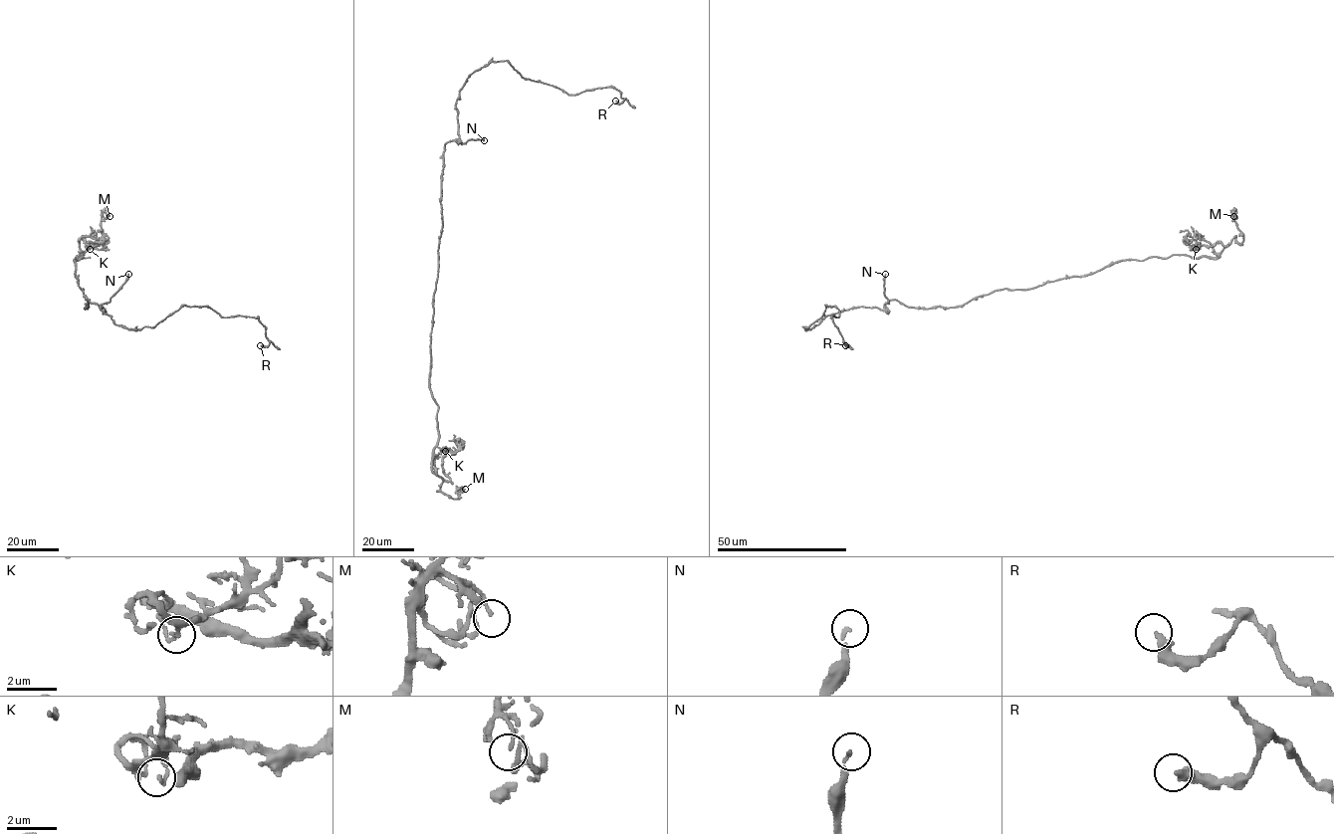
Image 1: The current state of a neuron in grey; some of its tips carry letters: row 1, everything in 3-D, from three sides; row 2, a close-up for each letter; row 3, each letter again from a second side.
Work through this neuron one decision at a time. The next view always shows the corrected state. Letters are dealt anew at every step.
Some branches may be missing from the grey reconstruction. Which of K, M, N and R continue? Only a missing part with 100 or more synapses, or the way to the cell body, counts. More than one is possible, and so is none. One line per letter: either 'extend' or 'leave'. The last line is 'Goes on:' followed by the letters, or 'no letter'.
K: leave
M: leave
N: extend
R: leave
Goes on: N

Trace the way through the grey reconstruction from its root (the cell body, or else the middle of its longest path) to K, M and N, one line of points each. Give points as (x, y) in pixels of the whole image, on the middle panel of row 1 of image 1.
K: (441, 213), (429, 375), (438, 407), (434, 473), (434, 459), (452, 452), (445, 451)
M: (441, 213), (432, 471), (442, 480), (437, 491), (458, 499), (465, 489)
N: (441, 213), (444, 145), (456, 139), (462, 142), (470, 139), (484, 140)

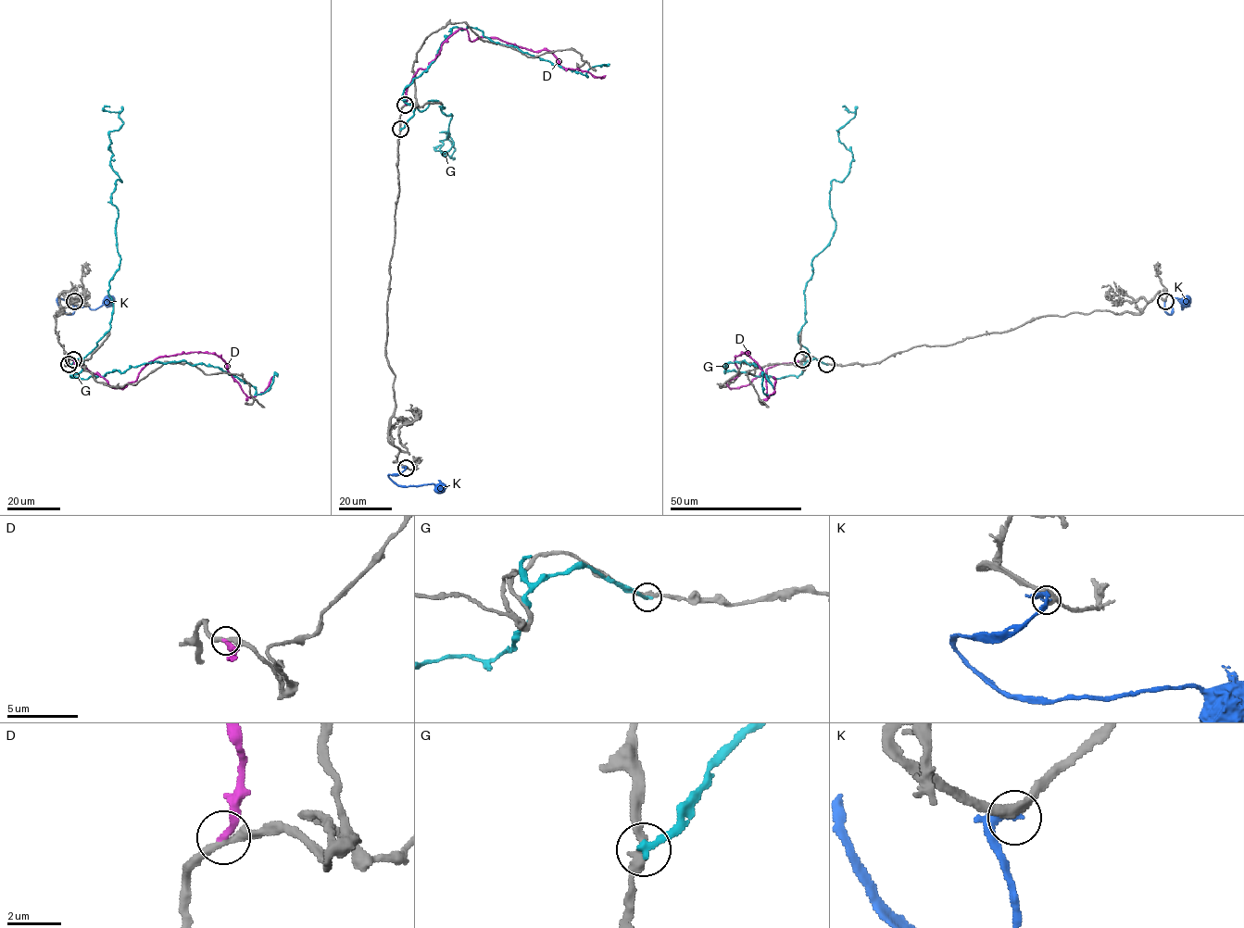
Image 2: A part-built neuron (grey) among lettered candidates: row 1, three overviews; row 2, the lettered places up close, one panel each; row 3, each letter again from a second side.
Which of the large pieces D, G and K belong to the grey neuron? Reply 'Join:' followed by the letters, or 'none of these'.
Join: K

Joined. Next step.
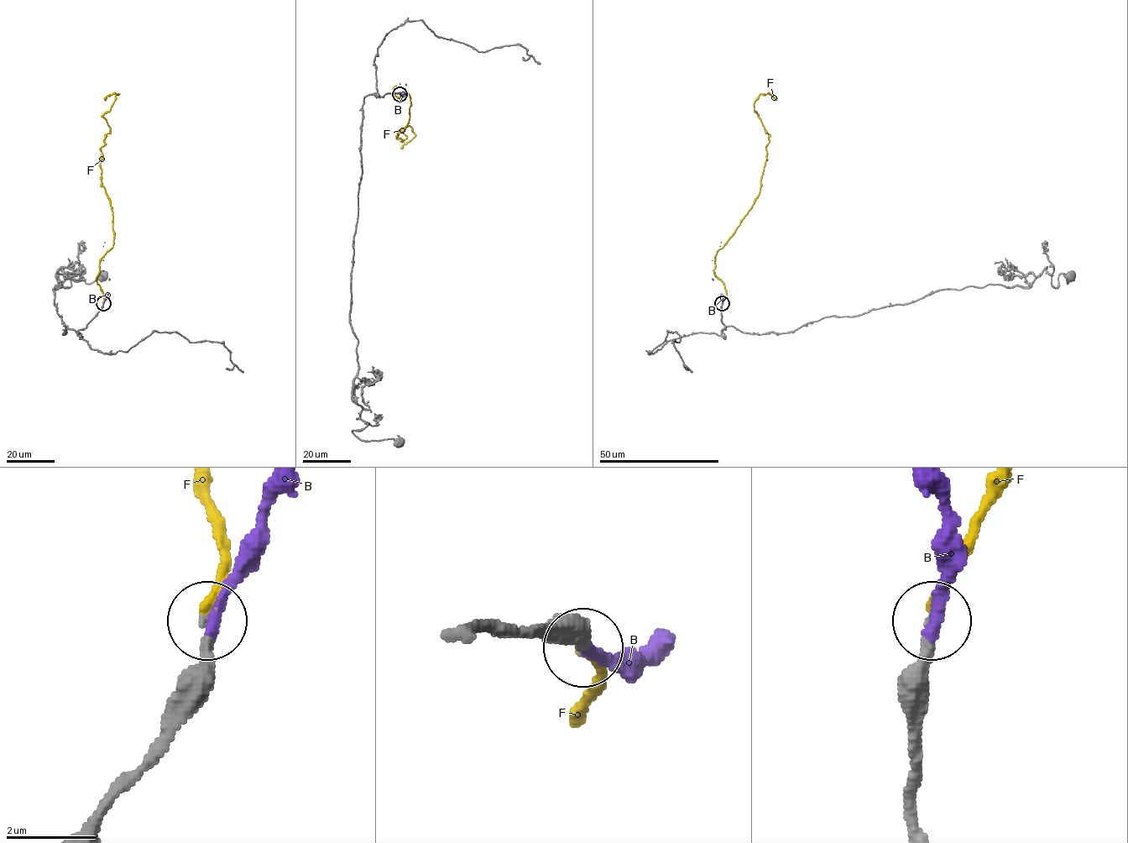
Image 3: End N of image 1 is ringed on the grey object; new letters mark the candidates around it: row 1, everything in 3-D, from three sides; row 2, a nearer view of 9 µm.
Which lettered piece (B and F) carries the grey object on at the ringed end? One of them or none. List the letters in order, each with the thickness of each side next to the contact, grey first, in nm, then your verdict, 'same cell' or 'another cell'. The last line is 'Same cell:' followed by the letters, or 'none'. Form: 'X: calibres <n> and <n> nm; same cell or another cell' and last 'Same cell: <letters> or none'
B: calibres 280 and 280 nm; same cell
F: calibres 170 and 200 nm; another cell
Same cell: B

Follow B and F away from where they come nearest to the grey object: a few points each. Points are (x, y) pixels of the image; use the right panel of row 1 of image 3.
B: (722, 303), (723, 295), (712, 278), (712, 260), (721, 242)
F: (722, 303), (715, 255), (759, 195), (766, 157), (754, 102), (776, 99)

